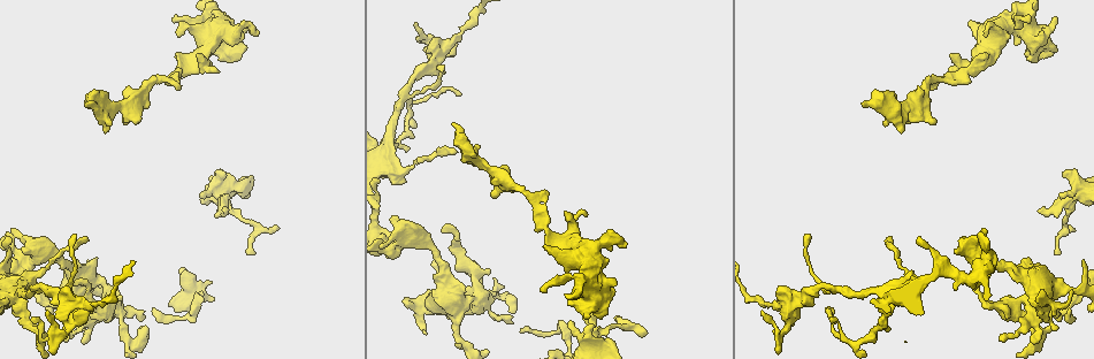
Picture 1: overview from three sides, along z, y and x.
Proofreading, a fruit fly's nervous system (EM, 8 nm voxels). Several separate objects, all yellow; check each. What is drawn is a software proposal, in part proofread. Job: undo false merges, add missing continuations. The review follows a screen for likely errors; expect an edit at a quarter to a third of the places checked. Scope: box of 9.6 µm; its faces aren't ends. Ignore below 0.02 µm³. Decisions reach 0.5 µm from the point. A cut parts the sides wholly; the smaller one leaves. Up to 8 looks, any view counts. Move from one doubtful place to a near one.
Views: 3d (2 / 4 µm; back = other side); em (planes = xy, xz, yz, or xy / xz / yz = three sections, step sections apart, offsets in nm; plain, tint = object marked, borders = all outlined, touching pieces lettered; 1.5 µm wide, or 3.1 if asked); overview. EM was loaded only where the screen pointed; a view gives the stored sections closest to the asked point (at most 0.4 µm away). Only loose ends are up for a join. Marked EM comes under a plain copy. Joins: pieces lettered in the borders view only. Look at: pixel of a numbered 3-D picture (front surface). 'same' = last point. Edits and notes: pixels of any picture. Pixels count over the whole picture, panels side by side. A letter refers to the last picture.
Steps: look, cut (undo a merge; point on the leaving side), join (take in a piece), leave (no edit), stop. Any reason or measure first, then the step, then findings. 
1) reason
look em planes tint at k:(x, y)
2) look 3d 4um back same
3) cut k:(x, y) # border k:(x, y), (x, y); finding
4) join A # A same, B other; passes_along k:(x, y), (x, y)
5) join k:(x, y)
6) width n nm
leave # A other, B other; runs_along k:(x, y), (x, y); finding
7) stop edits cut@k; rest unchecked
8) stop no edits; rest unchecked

branch stops here
look em planes borders at 1:(180, 90)

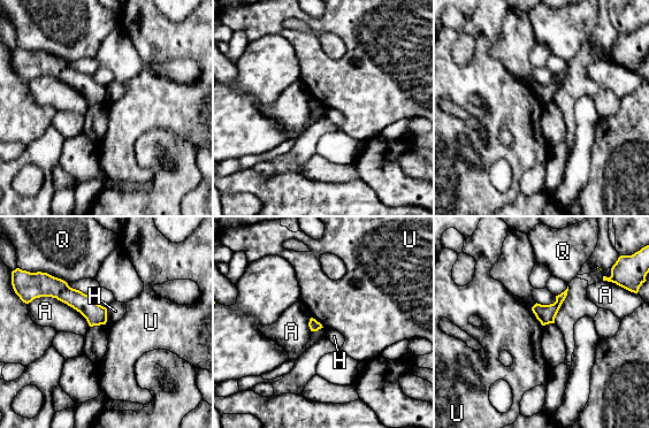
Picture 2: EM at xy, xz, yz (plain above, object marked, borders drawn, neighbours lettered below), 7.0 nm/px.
leave # A other, H other, Q other, U other; runs_along 2:(44, 291), (62, 291), (104, 319); no lettered piece goes on from it

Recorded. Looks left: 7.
an open end
look em planes borders at 1:(608, 259)

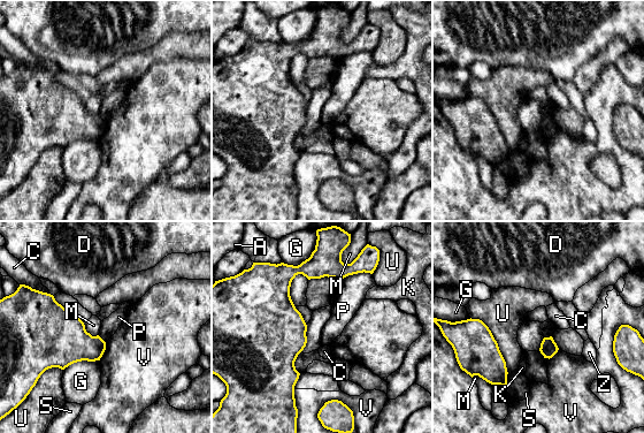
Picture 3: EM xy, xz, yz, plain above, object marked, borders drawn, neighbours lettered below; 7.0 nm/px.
longest_contact U 550 nm
leave # A other, C other, D other, G other, K other, M other, P other, S other, U other, V other, Z other; border 3:(307, 325), (306, 346), (301, 350); no lettered piece goes on from it

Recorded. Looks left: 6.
look em yz step 8 borders at 1:(1061, 252)

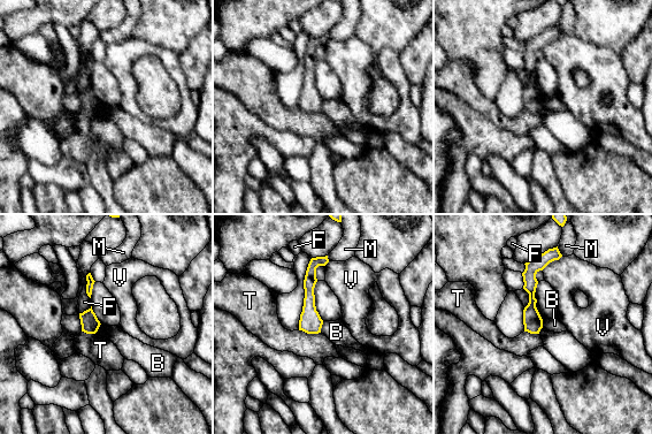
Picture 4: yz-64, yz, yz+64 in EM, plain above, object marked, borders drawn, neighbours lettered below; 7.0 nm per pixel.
leave # B other, F other, M other, T other, V other; border 4:(323, 321), (320, 332); none of them fits

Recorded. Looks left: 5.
stop no edits; rest unchecked

